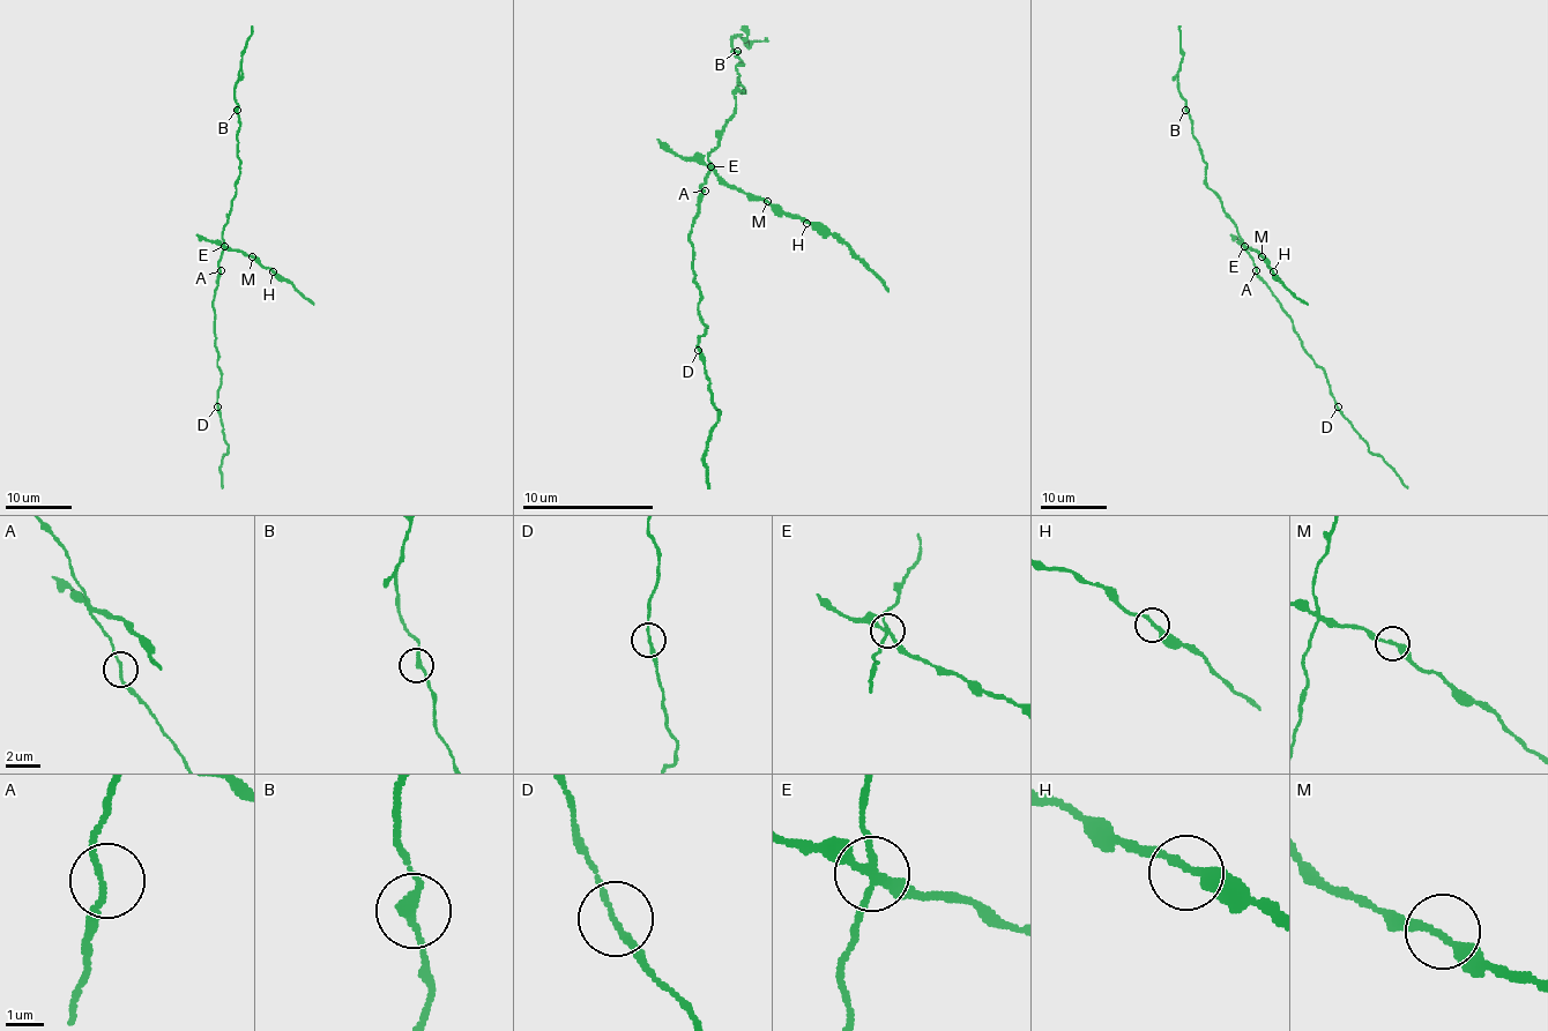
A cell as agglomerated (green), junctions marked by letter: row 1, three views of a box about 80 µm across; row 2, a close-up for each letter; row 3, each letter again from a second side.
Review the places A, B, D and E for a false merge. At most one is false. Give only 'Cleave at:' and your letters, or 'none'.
Cleave at: E

